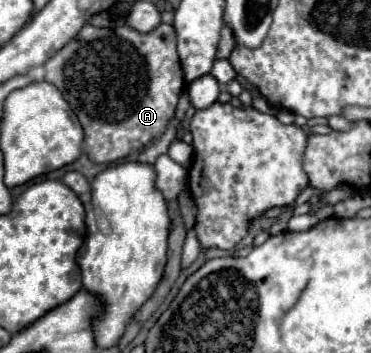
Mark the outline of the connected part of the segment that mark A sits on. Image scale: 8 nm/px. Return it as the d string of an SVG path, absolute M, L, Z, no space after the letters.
M89 23L45 63L45 81L55 85L85 131L85 153L93 163L113 163L133 151L141 151L157 141L175 117L175 107L185 85L181 63L177 57L177 37L171 25L161 23L151 33L139 33L129 25L101 29Z

